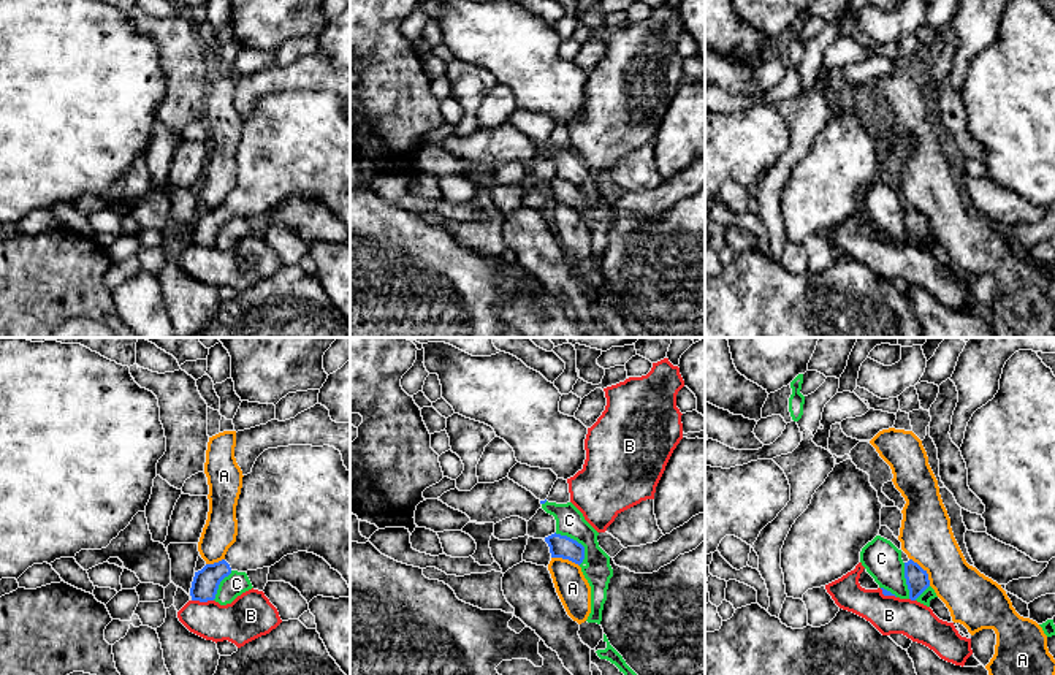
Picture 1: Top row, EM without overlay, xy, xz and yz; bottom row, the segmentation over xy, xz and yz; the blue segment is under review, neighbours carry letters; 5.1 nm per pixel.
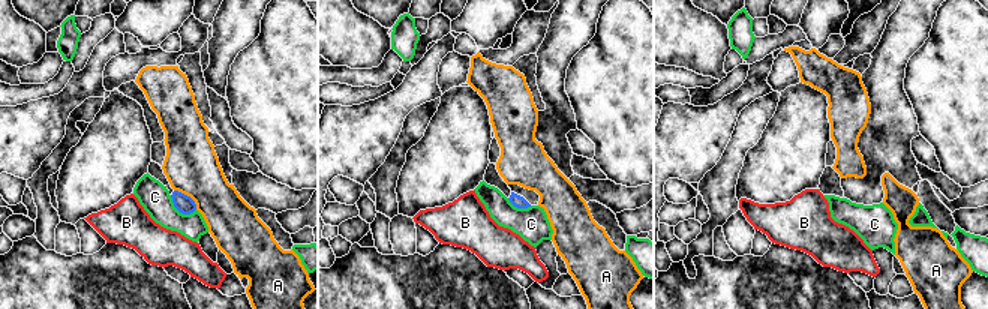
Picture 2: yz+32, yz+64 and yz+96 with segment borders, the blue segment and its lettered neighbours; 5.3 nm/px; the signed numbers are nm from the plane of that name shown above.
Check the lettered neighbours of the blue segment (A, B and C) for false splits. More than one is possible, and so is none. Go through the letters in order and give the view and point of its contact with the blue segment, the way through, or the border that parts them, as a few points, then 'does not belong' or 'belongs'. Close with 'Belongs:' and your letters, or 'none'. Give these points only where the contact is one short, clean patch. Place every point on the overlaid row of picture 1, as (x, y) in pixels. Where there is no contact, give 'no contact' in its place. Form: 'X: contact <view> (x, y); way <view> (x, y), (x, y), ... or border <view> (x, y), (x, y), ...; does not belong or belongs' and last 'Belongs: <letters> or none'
A: contact yz (924, 571); border yz (910, 558), (927, 574), (930, 585); does not belong
B: contact xy (203, 601); border xy (192, 599), (213, 601); does not belong
C: contact xz (577, 542); border xz (555, 533), (566, 534), (583, 547), (583, 561), (580, 564); does not belong
Belongs: none

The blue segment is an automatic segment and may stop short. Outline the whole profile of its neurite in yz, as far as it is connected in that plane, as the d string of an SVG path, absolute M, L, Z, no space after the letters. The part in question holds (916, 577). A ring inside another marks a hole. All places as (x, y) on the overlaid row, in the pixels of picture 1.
M912 559L905 562L905 578L906 578L911 601L916 601L930 586L927 570L924 570Z

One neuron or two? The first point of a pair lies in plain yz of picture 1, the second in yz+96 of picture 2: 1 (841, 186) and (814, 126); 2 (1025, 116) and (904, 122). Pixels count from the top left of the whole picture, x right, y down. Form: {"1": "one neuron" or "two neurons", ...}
{"1": "one neuron", "2": "two neurons"}

